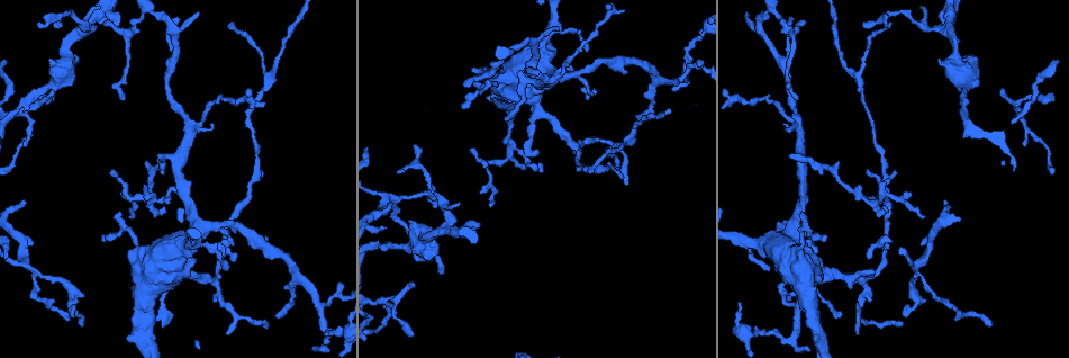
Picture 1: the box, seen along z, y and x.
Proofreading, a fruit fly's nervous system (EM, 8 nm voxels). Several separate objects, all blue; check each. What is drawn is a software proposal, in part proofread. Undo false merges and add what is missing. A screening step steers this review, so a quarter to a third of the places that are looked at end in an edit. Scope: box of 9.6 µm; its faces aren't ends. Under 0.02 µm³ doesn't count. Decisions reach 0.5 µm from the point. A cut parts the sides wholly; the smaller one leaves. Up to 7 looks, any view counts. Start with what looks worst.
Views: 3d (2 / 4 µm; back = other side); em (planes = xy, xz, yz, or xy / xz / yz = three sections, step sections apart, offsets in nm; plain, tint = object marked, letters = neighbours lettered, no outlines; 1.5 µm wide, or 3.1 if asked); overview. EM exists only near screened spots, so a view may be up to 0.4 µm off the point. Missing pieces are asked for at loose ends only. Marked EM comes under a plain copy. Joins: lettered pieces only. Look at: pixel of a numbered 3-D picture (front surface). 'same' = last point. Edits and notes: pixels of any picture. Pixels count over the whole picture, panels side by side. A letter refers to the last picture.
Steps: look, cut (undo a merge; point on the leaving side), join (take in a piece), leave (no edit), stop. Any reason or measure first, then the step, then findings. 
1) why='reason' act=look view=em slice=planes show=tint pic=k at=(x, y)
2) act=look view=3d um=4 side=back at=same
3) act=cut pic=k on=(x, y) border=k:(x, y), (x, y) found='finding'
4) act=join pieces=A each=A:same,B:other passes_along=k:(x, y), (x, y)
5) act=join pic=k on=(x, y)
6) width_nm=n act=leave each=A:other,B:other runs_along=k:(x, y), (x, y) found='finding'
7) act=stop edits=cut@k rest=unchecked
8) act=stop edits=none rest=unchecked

why='tapers out' act=look view=3d um=4 pic=1 at=(233, 21)

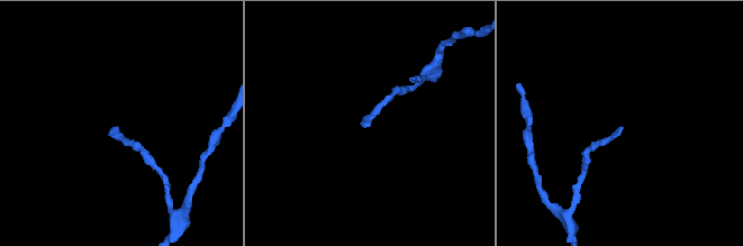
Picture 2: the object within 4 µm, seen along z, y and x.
why='need the tissue' act=look view=em slice=planes show=tint pic=2 at=(622, 127)

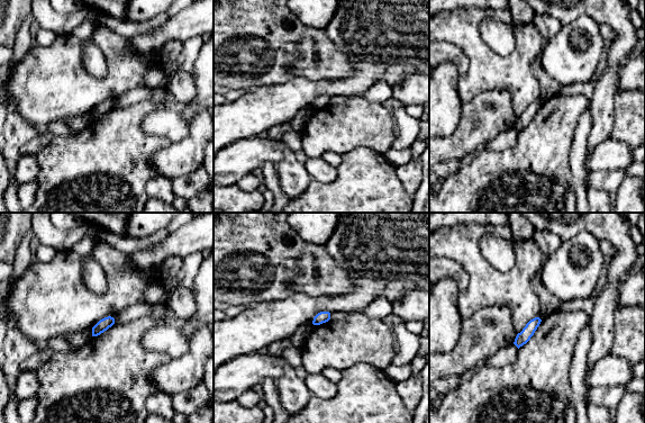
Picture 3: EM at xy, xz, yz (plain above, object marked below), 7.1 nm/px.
why='what lies round it' act=look view=em slice=planes show=letters at=same

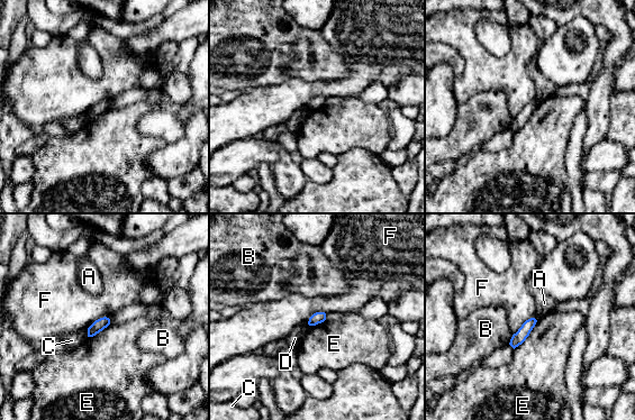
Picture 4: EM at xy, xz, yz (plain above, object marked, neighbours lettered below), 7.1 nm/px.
act=leave each=A:other,B:other,C:other,D:other,E:other,F:other found='none of them fits'

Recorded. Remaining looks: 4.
act=look view=em slice=planes show=letters pic=1 at=(400, 172)

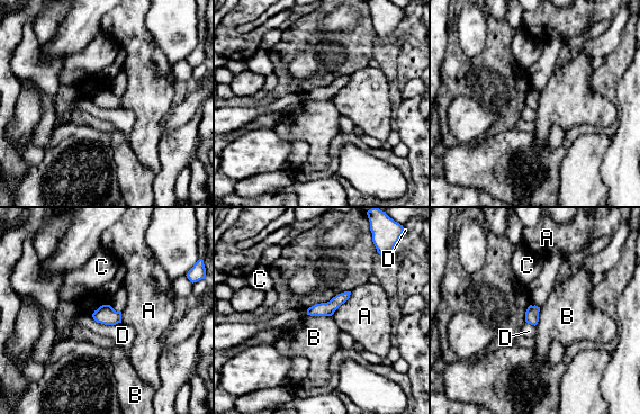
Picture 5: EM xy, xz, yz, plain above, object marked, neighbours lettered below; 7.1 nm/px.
act=leave each=A:other,B:other,C:other,D:other found='no lettered piece goes on from it'

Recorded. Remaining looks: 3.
why='abrupt turn' act=look view=em slice=yz step=8 show=tint pic=1 at=(574, 143)

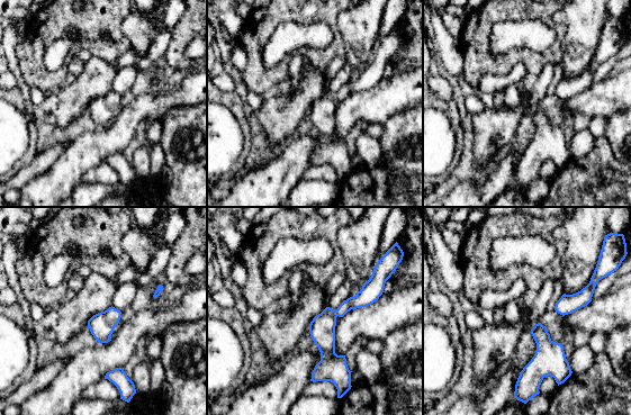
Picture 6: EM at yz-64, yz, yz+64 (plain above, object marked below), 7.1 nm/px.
why='what lies round it' act=look view=em slice=yz step=8 show=letters at=same

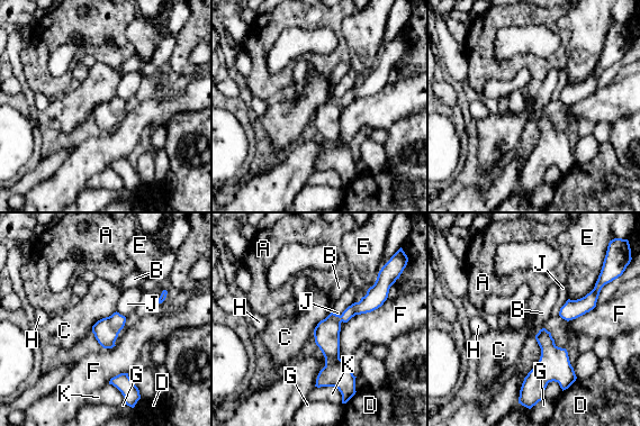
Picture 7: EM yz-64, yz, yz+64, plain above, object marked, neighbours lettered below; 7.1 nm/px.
width_nm=120 longest_contact=F:340nm act=leave each=A:other,B:other,C:other,D:other,E:other,F:other,G:other,H:other,J:other,K:other found='one neuron here'

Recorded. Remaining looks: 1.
act=stop edits=none rest=unchecked

